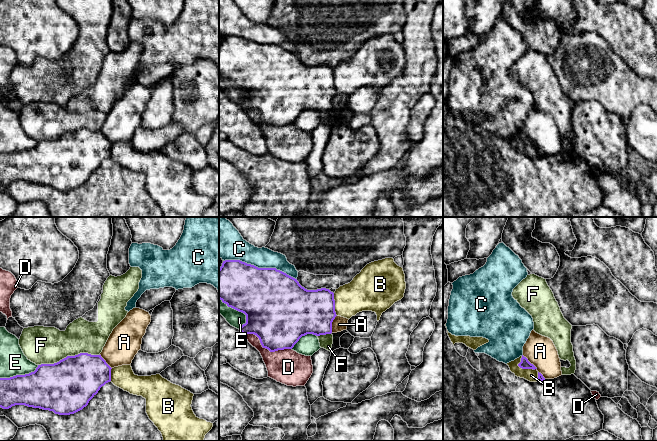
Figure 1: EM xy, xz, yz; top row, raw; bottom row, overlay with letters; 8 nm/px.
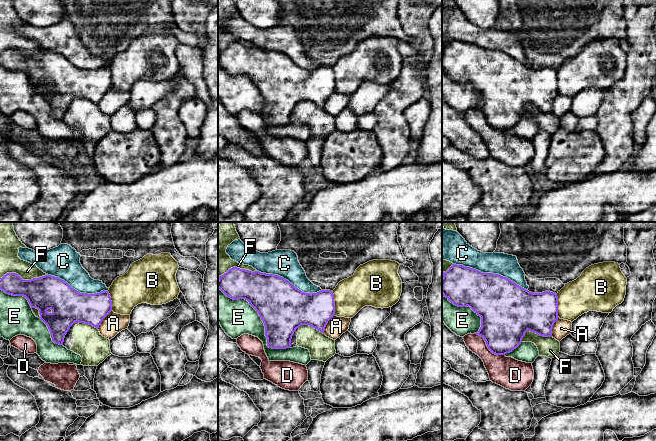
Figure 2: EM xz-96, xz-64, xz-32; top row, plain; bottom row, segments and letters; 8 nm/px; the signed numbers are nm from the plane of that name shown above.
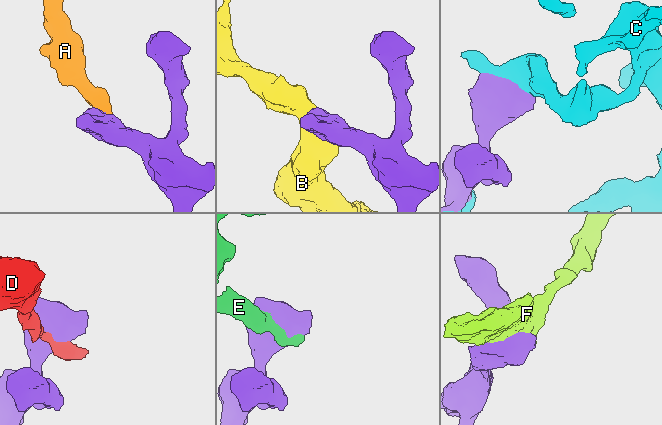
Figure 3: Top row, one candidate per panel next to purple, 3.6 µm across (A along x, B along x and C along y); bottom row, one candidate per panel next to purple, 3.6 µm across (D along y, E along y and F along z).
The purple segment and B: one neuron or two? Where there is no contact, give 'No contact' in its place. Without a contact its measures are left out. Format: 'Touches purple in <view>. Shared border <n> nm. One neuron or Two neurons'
Touches purple in yz. Shared border 170 nm. Two neurons

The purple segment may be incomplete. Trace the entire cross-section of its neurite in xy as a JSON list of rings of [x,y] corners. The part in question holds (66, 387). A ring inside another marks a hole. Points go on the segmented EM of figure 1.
[[[80,353],[75,356],[67,356],[54,364],[38,365],[34,372],[25,375],[16,375],[10,378],[0,378],[0,407],[9,409],[15,405],[25,405],[33,408],[53,411],[59,415],[74,414],[84,407],[98,393],[100,388],[111,381],[111,367],[101,355]]]

